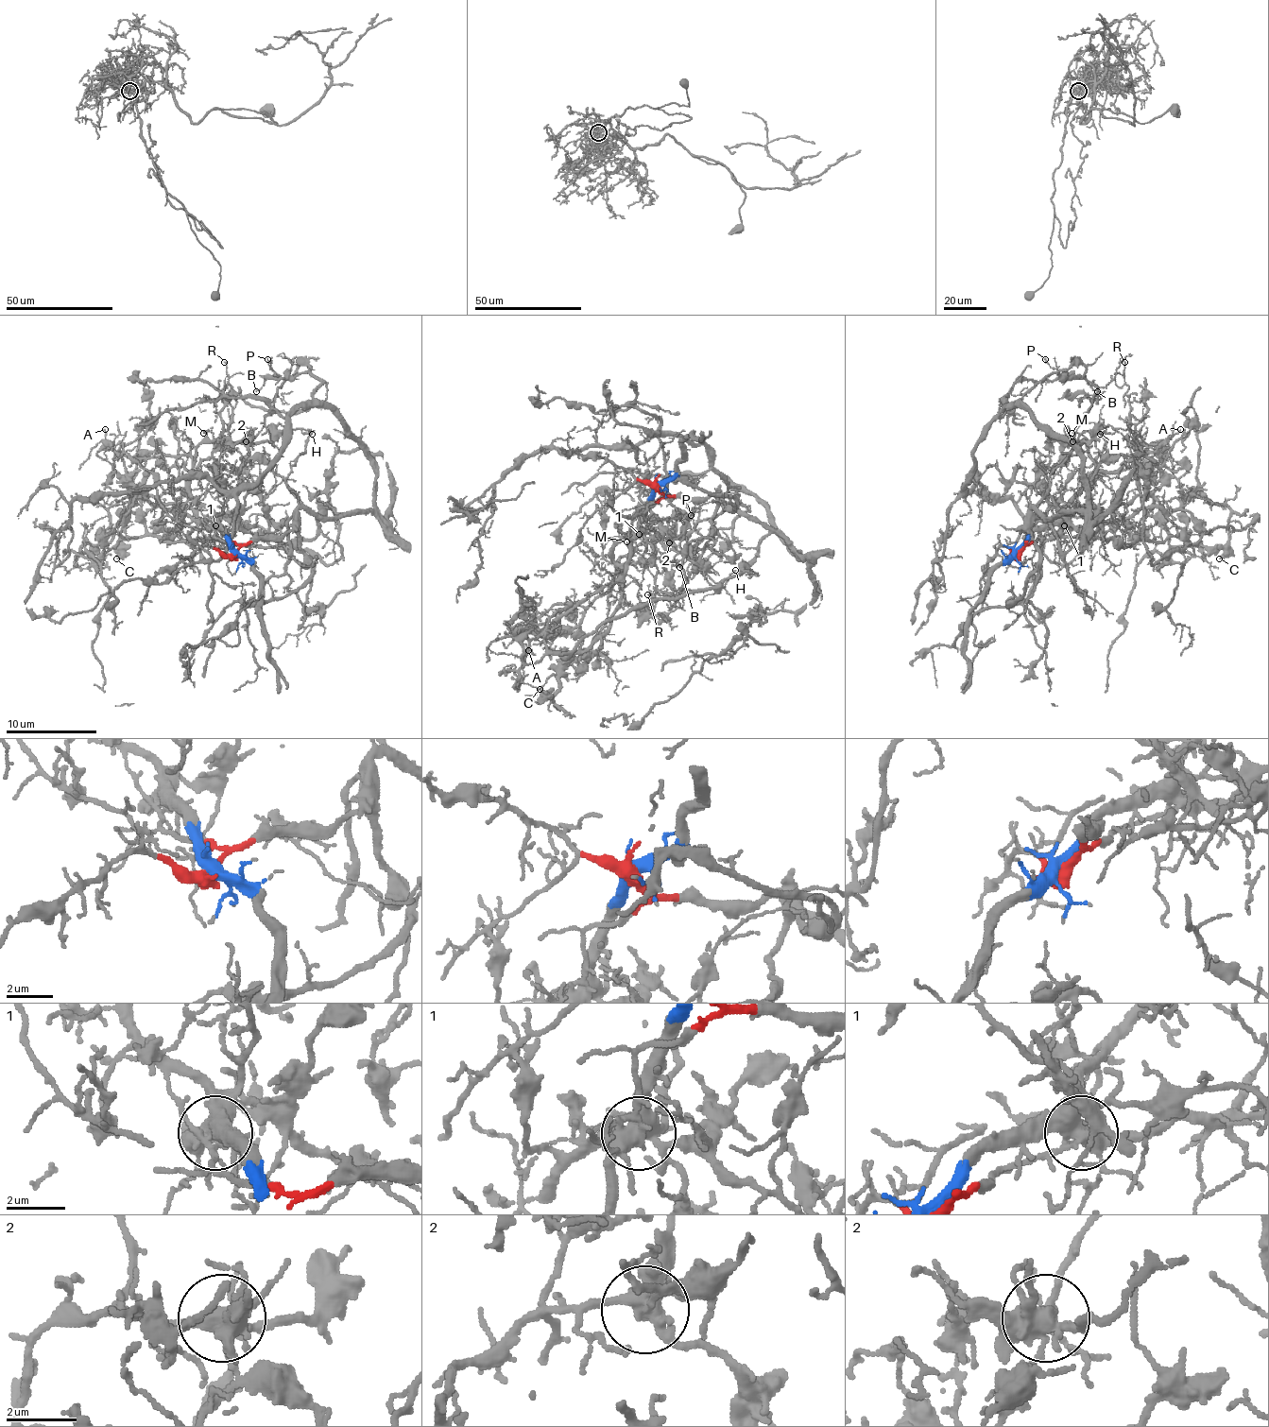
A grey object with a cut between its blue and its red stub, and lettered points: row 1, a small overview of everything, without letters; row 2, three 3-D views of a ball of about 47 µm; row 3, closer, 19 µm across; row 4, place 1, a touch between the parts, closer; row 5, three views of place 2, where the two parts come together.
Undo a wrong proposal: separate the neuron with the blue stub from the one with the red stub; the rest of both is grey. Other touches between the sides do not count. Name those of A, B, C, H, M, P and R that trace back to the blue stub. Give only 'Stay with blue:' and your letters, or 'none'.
Stay with blue: A, C, H, M, R

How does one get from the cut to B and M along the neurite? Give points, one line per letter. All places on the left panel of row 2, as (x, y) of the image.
B: (234, 553), (287, 535), (303, 509), (374, 505), (376, 461), (315, 398), (321, 382), (266, 377), (255, 390)
M: (234, 553), (221, 530), (218, 519), (189, 491), (196, 445), (207, 434), (202, 432)

